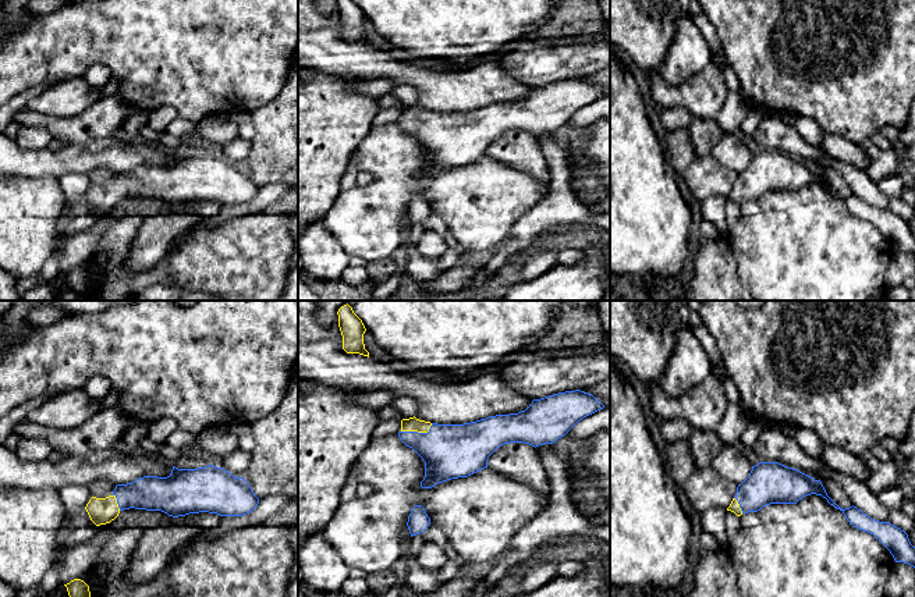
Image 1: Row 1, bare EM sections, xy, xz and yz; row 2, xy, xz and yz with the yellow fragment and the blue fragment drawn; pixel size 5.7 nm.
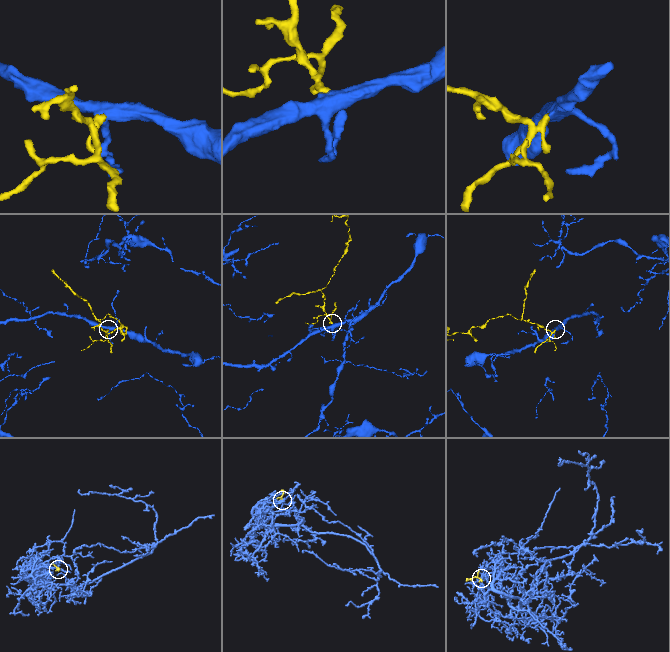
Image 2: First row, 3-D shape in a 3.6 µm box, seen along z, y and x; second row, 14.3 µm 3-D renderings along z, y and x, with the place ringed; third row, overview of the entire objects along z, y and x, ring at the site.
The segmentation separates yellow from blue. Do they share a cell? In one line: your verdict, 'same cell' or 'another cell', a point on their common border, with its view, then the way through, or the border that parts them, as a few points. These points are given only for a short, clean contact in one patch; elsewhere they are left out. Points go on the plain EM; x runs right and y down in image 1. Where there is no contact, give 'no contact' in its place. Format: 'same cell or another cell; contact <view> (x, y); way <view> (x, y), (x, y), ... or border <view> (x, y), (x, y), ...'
same cell; contact xz (418, 120); way xz (412, 112), (418, 120), (425, 127), (450, 139)

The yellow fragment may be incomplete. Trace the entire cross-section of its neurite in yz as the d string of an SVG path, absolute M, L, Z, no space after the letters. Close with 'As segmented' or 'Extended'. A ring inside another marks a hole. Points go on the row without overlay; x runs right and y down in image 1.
M759 150L758 153L752 154L752 159L751 159L749 164L748 164L741 173L738 173L735 185L733 186L733 189L731 189L730 195L727 196L727 199L731 199L731 200L734 200L737 205L741 205L742 202L748 202L748 200L758 200L758 199L760 199L763 195L770 193L770 192L797 192L799 188L802 188L804 185L811 184L811 182L822 184L823 186L827 188L827 191L829 191L830 193L833 193L834 196L840 198L840 199L845 203L845 206L847 206L847 209L850 210L850 213L852 213L854 216L857 216L857 217L859 217L859 218L863 218L863 220L868 220L868 221L873 223L873 224L890 239L890 242L893 244L893 246L894 246L896 250L904 250L904 252L908 252L908 253L911 253L911 255L915 256L915 235L911 232L911 230L909 230L909 227L908 227L908 223L907 223L904 218L901 218L900 216L891 213L890 210L879 210L879 209L875 209L875 207L872 207L870 205L868 205L866 202L863 202L861 198L858 198L858 196L854 195L854 193L850 195L850 196L845 196L845 198L840 196L840 195L827 184L827 181L826 181L826 178L824 178L824 175L823 175L823 173L822 173L820 168L815 168L813 166L811 166L811 164L808 164L808 163L799 160L798 157L792 157L792 156L784 154L784 153L779 152L779 150Z. Extended

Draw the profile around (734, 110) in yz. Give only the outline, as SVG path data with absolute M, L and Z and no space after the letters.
M728 92L727 99L716 121L723 134L737 135L741 132L741 124L752 109L742 102L737 92Z

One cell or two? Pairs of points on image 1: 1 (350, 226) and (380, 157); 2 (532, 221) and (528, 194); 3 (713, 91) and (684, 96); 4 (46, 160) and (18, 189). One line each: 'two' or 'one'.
1: one
2: two
3: one
4: two

